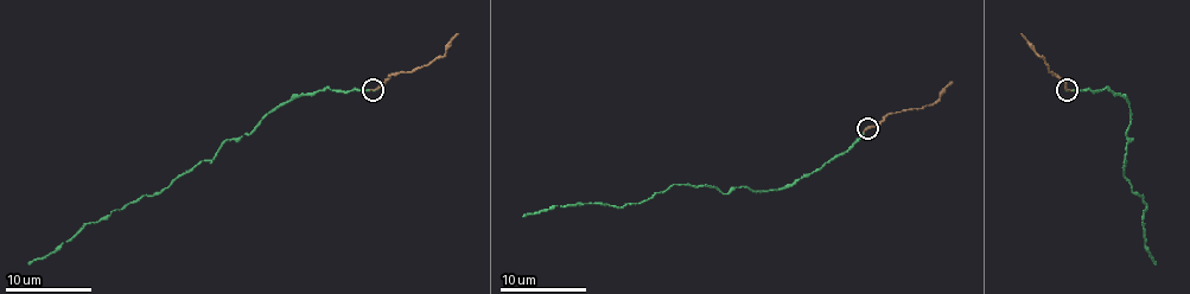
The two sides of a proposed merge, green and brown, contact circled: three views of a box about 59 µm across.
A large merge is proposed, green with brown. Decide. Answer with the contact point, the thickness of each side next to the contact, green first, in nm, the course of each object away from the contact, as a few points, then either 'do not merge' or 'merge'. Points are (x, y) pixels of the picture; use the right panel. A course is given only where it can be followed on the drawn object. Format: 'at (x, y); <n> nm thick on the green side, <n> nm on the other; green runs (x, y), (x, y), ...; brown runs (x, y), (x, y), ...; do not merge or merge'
at (1067, 89); 100 nm thick on the green side, 200 nm on the other; green runs (1067, 89), (1107, 89), (1130, 102), (1127, 134), (1133, 139), (1122, 176), (1146, 203), (1144, 244), (1154, 263); brown runs (1067, 89), (1022, 33); merge

